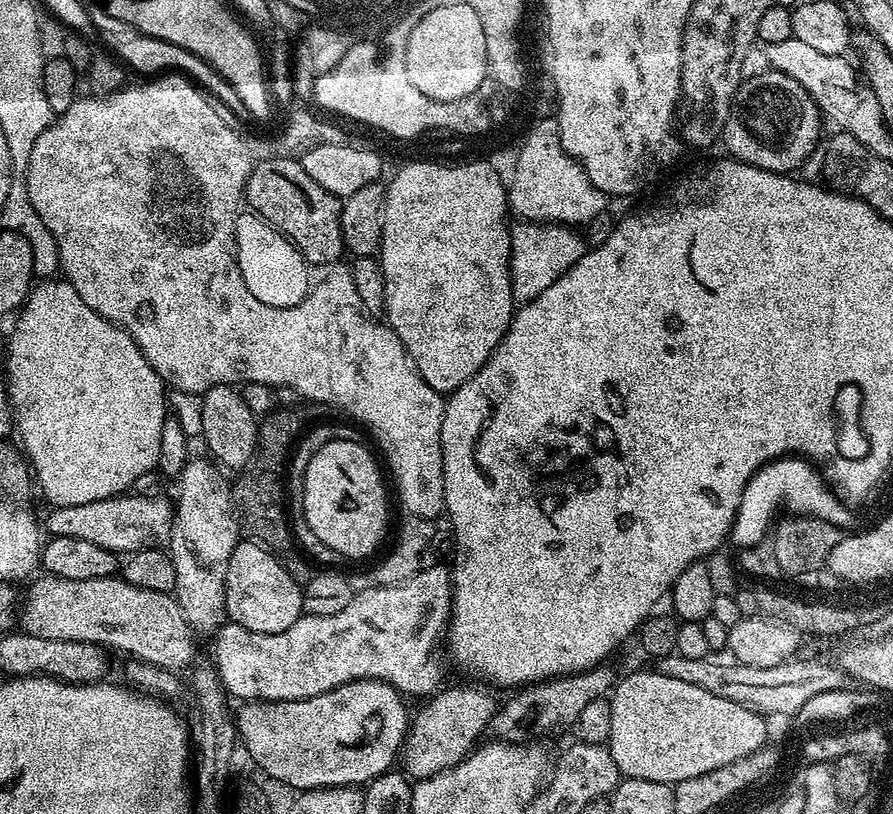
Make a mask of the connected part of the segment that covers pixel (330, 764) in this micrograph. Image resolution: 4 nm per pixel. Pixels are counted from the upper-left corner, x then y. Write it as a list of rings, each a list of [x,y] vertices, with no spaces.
[[[355,680],[349,684],[338,686],[326,694],[318,694],[314,698],[302,698],[301,700],[258,700],[255,702],[244,702],[235,709],[234,723],[238,733],[239,743],[248,751],[248,756],[269,776],[288,788],[296,788],[297,793],[315,788],[355,788],[367,786],[373,780],[377,780],[383,772],[389,771],[397,763],[400,750],[404,747],[404,738],[410,731],[410,711],[406,705],[405,697],[396,691],[393,684],[387,684],[384,680]]]

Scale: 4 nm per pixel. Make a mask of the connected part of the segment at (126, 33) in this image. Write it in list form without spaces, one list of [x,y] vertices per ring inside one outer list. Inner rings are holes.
[[[98,12],[92,16],[92,27],[95,35],[97,37],[100,35],[108,43],[107,51],[119,60],[121,65],[127,66],[129,69],[132,67],[136,72],[152,72],[148,74],[164,74],[169,70],[175,70],[195,81],[217,105],[223,108],[224,104],[223,111],[225,113],[233,112],[234,115],[242,118],[248,116],[246,106],[242,106],[242,98],[238,98],[238,90],[234,90],[234,86],[230,86],[230,82],[226,82],[226,78],[222,78],[222,74],[214,71],[203,59],[184,55],[184,52],[177,51],[177,48],[161,44],[160,40],[144,40],[144,36],[140,36],[140,32],[131,32],[131,29],[119,25],[117,21],[111,21],[110,18],[104,18]]]

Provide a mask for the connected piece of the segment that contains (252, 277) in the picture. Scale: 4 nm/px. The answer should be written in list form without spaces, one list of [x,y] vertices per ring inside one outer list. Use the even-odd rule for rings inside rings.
[[[248,210],[244,212],[237,218],[234,226],[239,279],[246,284],[250,294],[266,306],[288,309],[300,304],[312,288],[308,272],[310,266],[304,255],[260,216]]]

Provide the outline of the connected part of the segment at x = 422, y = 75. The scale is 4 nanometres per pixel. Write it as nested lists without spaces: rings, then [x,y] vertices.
[[[456,7],[425,11],[409,31],[404,61],[410,82],[414,82],[426,98],[442,102],[466,98],[466,94],[481,88],[488,76],[486,34],[482,34],[478,14]]]

